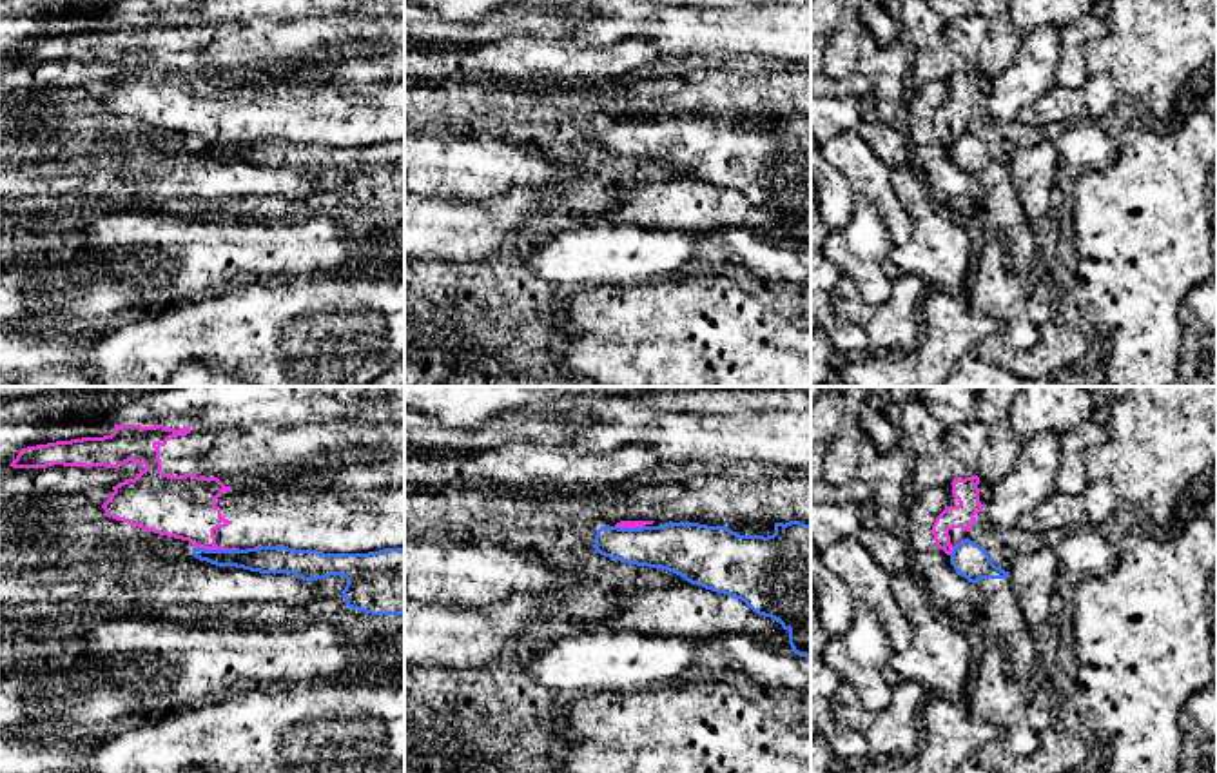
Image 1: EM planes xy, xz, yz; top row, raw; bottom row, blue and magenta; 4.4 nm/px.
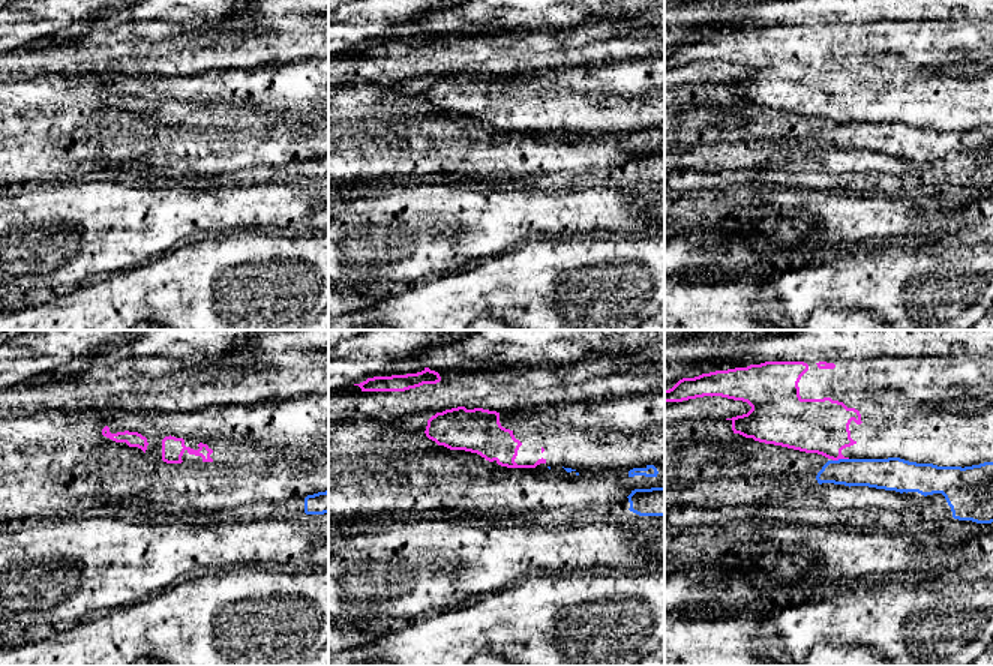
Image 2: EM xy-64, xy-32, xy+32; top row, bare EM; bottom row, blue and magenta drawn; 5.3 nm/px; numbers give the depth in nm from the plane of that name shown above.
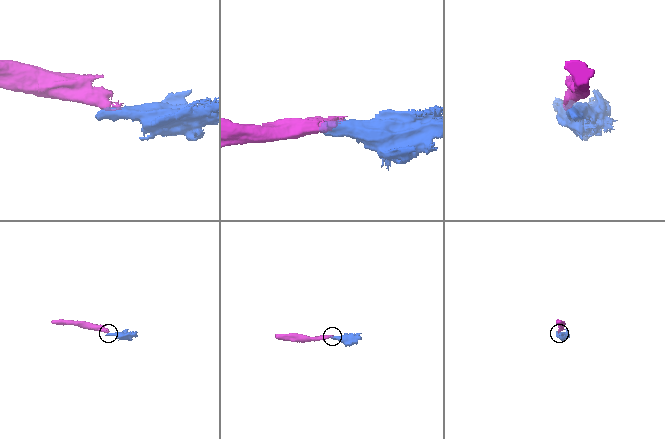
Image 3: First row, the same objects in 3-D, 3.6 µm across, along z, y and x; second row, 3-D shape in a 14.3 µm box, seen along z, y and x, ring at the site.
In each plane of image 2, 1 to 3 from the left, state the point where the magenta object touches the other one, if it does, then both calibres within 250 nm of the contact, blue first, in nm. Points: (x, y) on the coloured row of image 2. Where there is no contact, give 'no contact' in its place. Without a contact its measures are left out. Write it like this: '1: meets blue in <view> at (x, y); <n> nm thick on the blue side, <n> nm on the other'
1: no contact
2: no contact
3: meets blue in xy+32 at (840, 459); 160 nm thick on the blue side, 300 nm on the other

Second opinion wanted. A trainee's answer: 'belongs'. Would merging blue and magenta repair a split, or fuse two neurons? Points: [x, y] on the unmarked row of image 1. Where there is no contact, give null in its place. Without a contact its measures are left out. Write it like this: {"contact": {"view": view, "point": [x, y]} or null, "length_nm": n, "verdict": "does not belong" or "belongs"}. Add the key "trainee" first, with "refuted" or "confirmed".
{"trainee": "refuted", "contact": {"view": "xy", "point": [216, 144]}, "length_nm": 200, "verdict": "does not belong"}

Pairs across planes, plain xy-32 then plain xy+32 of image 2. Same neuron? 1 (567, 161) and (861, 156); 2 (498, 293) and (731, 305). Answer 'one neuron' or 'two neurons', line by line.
1: one neuron
2: two neurons

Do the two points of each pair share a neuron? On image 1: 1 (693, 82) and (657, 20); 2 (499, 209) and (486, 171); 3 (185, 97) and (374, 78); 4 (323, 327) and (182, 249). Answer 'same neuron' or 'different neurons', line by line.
1: different neurons
2: different neurons
3: different neurons
4: different neurons

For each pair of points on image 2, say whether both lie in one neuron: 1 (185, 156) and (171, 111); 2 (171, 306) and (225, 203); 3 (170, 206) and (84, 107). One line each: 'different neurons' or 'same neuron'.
1: different neurons
2: different neurons
3: different neurons

